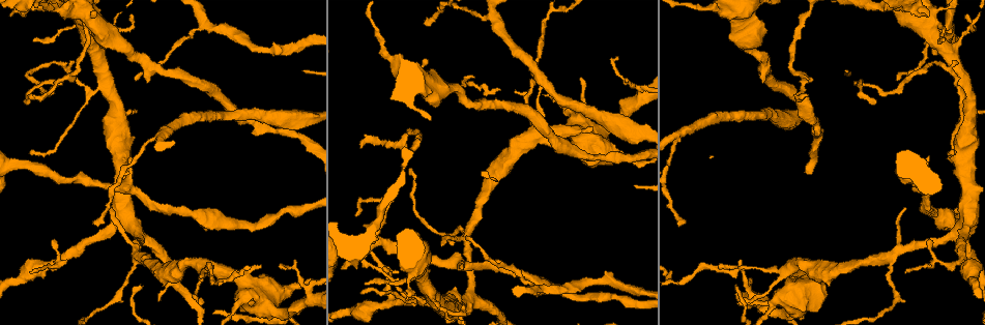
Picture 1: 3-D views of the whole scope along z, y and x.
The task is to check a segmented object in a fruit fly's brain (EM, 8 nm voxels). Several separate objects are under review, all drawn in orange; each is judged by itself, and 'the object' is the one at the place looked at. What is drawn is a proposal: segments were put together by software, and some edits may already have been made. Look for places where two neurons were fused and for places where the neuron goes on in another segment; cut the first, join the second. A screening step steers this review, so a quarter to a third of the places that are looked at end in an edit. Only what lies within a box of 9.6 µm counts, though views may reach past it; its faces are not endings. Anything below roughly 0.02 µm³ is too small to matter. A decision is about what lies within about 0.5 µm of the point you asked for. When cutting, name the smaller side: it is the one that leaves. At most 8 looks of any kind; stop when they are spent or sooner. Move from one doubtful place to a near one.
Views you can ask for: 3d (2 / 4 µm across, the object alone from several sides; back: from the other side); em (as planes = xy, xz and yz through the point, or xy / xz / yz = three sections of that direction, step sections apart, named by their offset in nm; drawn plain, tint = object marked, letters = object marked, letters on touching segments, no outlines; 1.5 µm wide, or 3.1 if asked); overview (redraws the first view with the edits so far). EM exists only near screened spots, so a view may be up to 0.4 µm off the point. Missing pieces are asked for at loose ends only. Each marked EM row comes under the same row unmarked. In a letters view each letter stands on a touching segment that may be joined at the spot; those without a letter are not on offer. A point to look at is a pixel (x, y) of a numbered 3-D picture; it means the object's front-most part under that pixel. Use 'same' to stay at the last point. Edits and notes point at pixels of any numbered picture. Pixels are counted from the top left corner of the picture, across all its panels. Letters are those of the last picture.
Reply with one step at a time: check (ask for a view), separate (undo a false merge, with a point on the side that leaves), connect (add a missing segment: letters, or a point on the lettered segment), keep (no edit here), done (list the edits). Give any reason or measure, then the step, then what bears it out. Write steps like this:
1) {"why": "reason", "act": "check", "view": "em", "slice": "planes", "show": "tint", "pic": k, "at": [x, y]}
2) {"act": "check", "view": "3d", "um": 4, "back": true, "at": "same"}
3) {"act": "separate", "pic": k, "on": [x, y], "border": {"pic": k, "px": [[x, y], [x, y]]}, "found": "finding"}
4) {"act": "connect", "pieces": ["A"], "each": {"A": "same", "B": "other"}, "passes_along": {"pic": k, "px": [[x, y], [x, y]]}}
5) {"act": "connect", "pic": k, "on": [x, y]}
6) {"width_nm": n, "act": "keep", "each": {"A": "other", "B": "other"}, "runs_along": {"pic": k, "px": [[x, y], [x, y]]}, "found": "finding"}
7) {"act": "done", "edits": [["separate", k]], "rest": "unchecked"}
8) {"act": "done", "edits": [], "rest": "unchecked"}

{"why": "branch stops here", "act": "check", "view": "3d", "um": 2, "pic": 1, "at": [684, 221]}

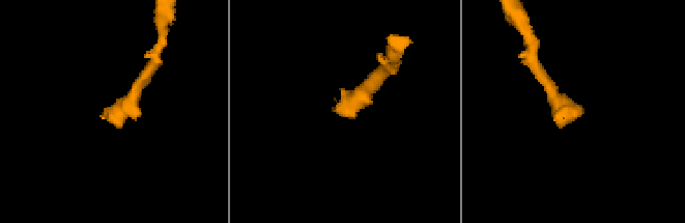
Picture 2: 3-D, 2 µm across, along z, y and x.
{"act": "check", "view": "em", "slice": "planes", "show": "letters", "pic": 2, "at": [100, 115]}

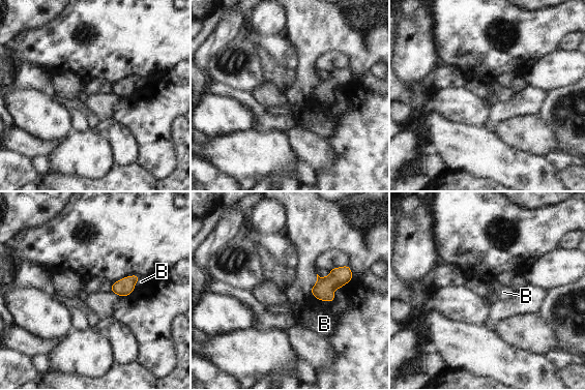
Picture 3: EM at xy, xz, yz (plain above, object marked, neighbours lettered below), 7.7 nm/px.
{"act": "keep", "each": {"B": "other"}, "border": {"pic": 3, "px": [[340, 288], [333, 292], [332, 301]]}, "found": "none of them fits"}

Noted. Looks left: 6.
{"why": "free end", "act": "check", "view": "3d", "um": 2, "pic": 1, "at": [905, 209]}

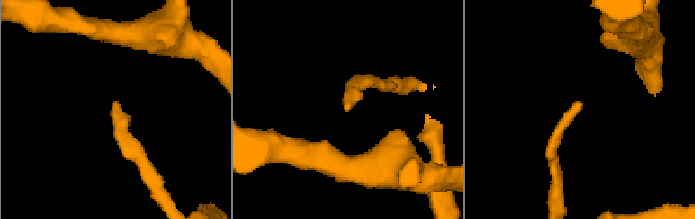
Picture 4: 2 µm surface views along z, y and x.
{"act": "check", "view": "em", "slice": "planes", "show": "letters", "pic": 4, "at": [576, 103]}

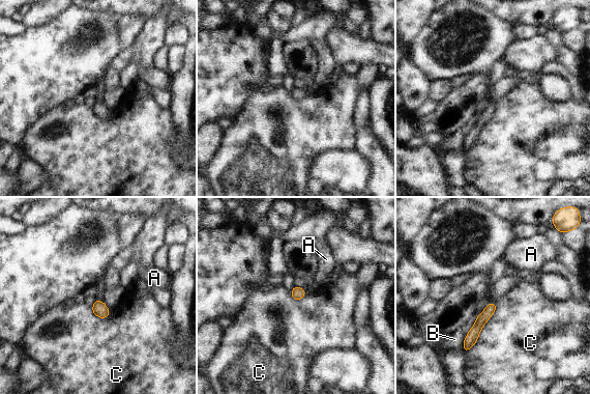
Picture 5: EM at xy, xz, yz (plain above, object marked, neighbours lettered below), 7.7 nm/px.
{"act": "keep", "each": {"A": "other", "B": "other", "C": "other"}, "runs_along": {"pic": 5, "px": [[494, 306], [480, 320], [466, 347]]}, "found": "none of them fits"}

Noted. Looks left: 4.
{"why": "end of a long branch", "act": "check", "view": "3d", "um": 4, "back": true, "pic": 1, "at": [31, 94]}

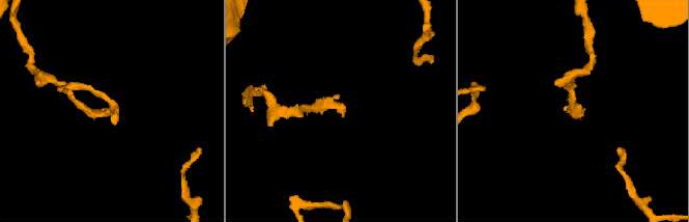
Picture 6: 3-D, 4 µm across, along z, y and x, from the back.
{"why": "now the EM", "act": "check", "view": "em", "slice": "planes", "show": "letters", "pic": 6, "at": [565, 107]}

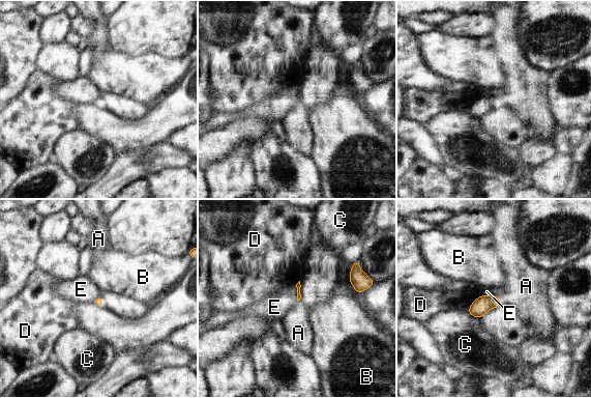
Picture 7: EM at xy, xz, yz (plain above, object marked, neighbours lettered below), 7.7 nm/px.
{"act": "connect", "pieces": ["A"], "each": {"A": "same", "B": "other", "C": "other", "D": "other", "E": "other"}, "passes_along": {"pic": 7, "px": [[483, 304], [499, 301], [526, 286]]}, "found": "it goes on there"}

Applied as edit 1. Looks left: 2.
{"act": "done", "edits": [["connect", 7]], "rest": "unchecked"}

